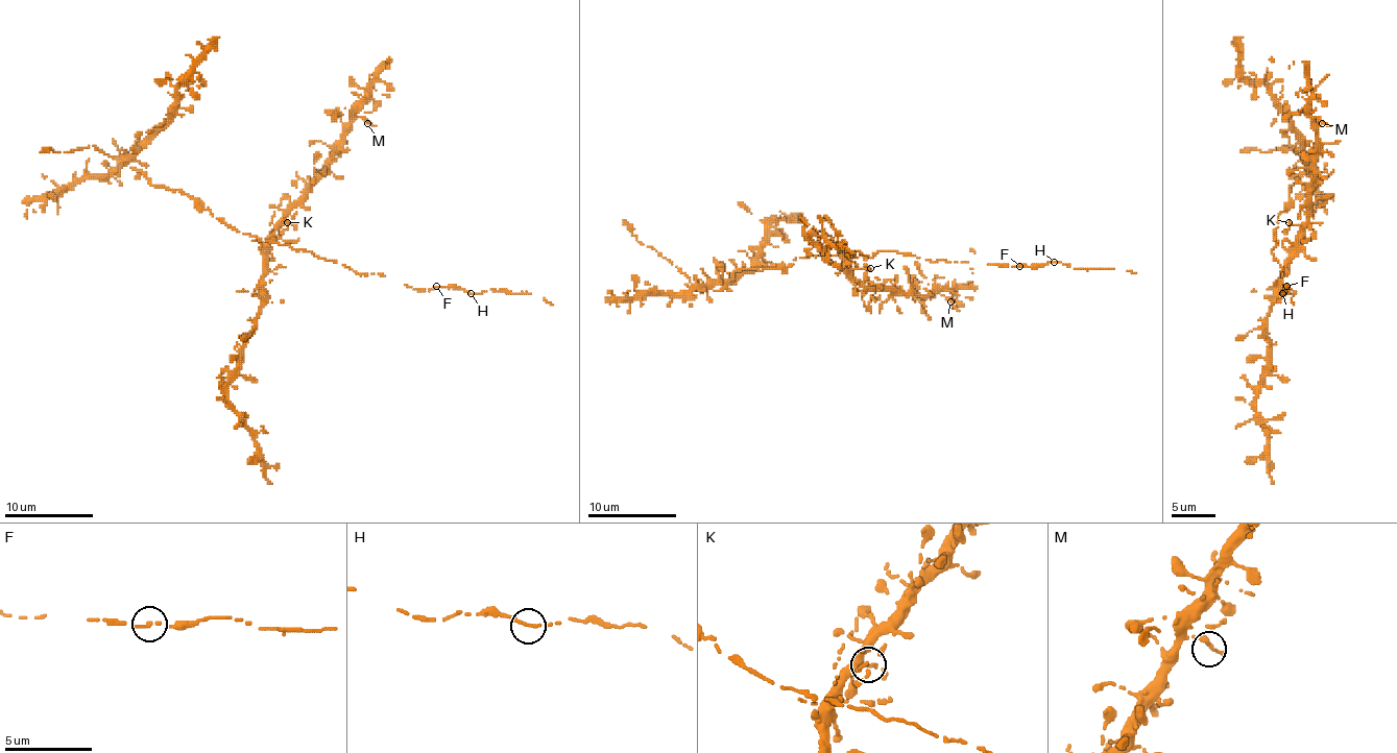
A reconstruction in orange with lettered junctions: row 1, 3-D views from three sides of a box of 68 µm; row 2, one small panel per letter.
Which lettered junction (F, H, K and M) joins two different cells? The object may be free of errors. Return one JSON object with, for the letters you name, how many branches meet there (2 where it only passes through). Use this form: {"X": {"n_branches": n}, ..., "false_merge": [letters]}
{"false_merge": []}

